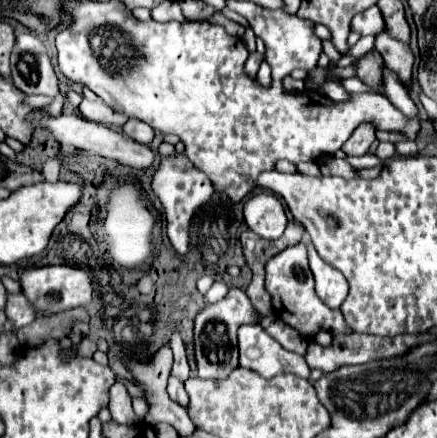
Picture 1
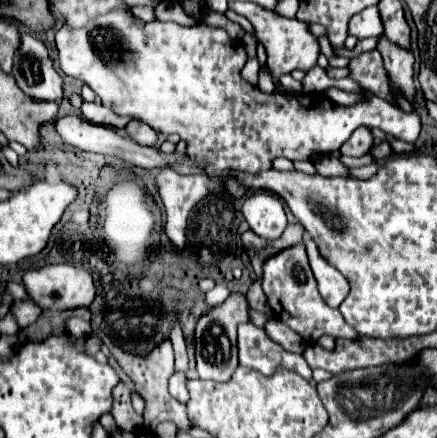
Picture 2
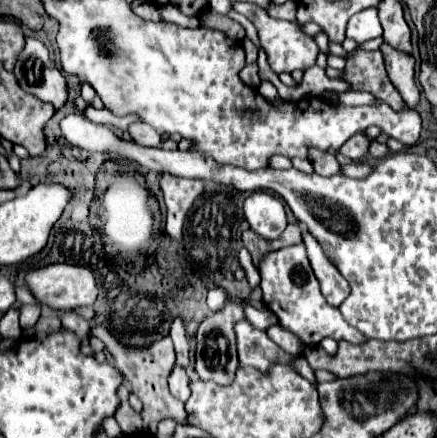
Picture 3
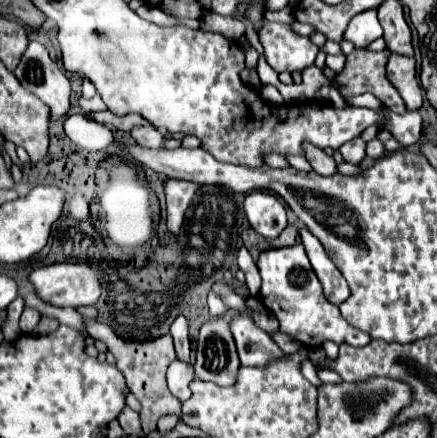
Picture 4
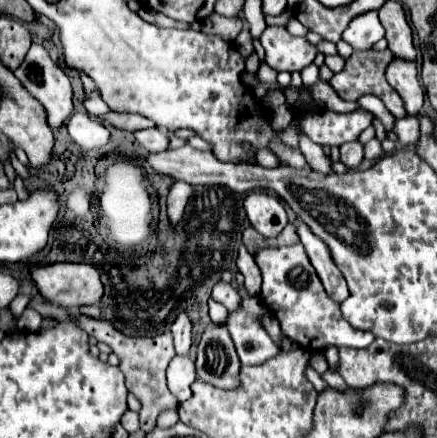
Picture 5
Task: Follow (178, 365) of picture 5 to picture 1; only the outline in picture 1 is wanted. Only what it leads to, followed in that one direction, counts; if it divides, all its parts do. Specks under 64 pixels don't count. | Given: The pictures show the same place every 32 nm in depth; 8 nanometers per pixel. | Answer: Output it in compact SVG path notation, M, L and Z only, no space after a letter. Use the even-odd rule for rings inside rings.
M170 378L170 380L168 380L168 394L170 394L170 398L176 400L182 408L188 406L188 394L186 394L186 390L184 390L182 380L178 380L178 378Z

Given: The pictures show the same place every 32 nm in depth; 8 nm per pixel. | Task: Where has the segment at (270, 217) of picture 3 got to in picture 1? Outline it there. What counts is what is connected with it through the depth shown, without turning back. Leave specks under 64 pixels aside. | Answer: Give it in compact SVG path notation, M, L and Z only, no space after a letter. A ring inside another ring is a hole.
M260 192L246 200L244 220L252 232L266 240L280 238L288 222L280 198L272 192Z

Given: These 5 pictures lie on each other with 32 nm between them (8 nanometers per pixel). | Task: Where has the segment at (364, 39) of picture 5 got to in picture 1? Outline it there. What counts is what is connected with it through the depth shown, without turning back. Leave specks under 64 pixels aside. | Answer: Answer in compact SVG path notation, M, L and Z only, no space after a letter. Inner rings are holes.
M372 6L372 8L356 14L352 20L352 30L360 32L362 36L366 36L366 34L376 36L378 32L382 32L384 30L384 18L382 18L380 8Z

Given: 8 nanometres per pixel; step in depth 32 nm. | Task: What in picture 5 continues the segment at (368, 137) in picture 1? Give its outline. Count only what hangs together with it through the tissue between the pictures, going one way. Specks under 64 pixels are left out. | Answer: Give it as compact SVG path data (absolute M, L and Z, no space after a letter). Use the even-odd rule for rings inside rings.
M352 140L340 146L340 160L352 168L358 168L358 164L364 160L364 144L360 140Z

